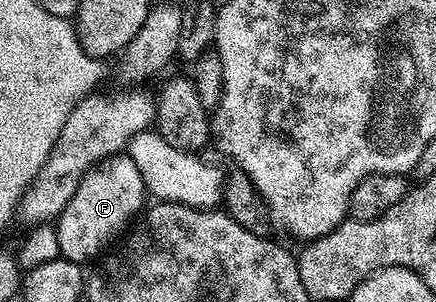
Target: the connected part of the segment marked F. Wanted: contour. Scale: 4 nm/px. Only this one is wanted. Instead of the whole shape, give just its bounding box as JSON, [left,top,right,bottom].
[55,153,144,265]

